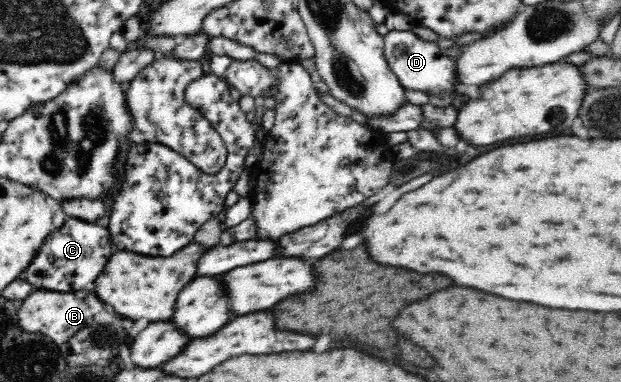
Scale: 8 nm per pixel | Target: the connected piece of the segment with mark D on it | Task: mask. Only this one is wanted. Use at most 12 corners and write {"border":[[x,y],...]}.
{"border":[[389,30],[384,54],[407,89],[453,96],[456,59],[436,41]]}

